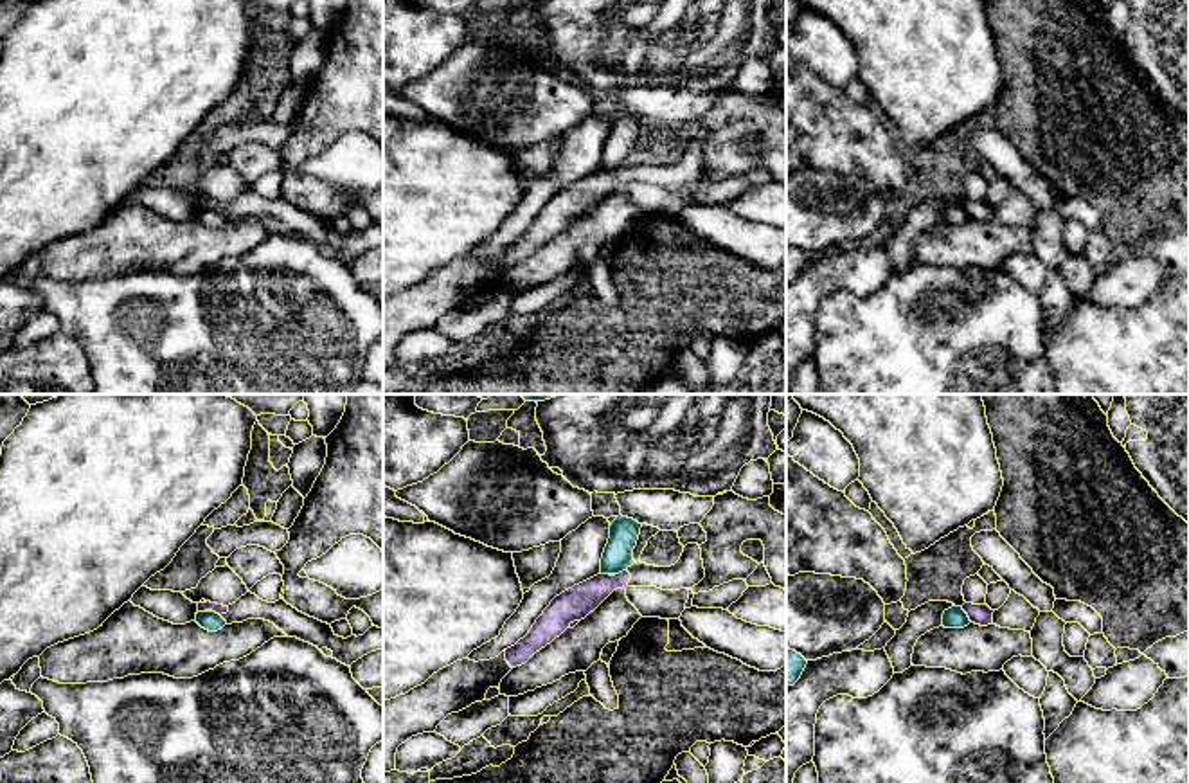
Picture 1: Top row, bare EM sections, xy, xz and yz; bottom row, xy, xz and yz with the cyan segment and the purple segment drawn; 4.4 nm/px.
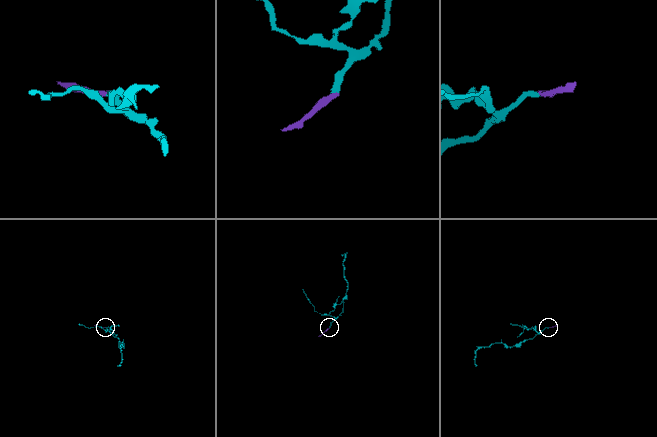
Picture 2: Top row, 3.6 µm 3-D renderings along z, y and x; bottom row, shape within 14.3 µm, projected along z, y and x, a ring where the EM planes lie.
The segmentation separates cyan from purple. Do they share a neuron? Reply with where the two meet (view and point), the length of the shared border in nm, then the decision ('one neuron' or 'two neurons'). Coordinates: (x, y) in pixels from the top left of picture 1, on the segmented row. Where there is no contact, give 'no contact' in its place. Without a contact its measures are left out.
contact yz (966, 614); length 90 nm; two neurons

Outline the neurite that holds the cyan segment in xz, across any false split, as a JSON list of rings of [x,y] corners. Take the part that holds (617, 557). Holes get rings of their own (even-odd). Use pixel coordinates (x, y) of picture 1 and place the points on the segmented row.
[[[619,515],[610,526],[610,538],[601,558],[601,574],[619,574],[635,563],[633,549],[637,545],[642,524]]]

